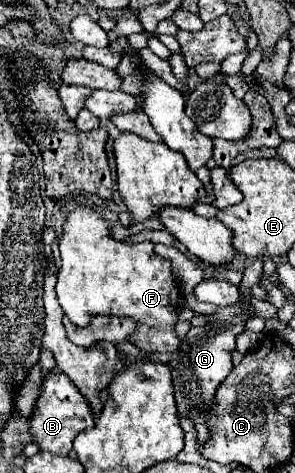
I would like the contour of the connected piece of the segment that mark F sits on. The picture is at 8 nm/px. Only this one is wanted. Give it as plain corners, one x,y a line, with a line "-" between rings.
77,207
67,215
67,223
63,227
63,235
59,239
61,249
61,269
57,275
57,299
65,311
65,315
77,325
87,327
89,317
93,315
115,315
129,317
137,323
137,331
129,337
129,341
147,353
173,353
179,347
179,339
175,333
175,325
179,319
179,289
173,279
171,261
159,257
153,251
153,243
135,243
127,245
117,239
111,239
107,221
91,207

